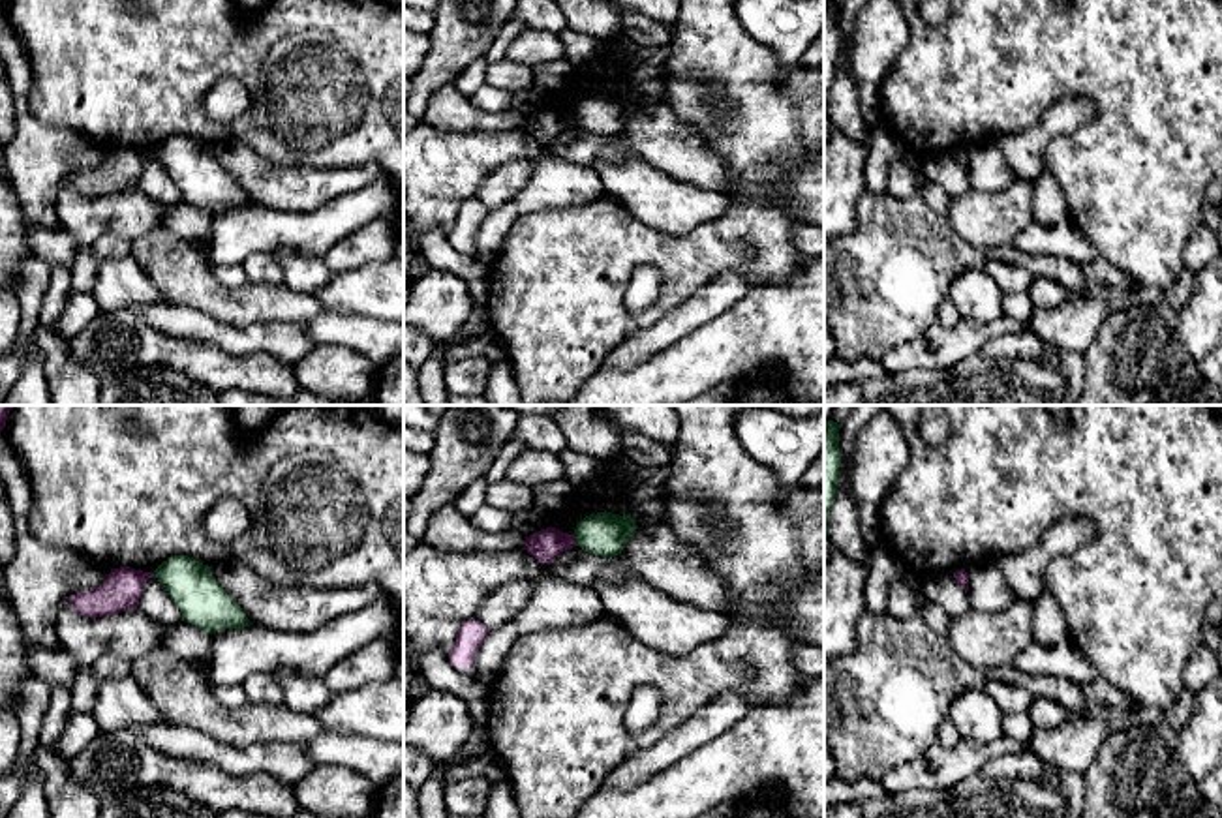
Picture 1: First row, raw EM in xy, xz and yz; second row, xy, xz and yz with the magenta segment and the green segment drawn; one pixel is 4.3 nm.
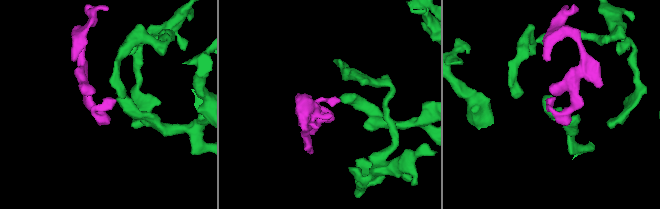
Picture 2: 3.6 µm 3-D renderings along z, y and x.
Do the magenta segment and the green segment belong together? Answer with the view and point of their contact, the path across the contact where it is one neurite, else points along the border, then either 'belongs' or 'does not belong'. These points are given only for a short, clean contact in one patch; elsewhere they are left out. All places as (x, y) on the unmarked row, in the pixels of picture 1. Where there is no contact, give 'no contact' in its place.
xz (575, 121) | along xz (571, 115), (577, 124) | does not belong

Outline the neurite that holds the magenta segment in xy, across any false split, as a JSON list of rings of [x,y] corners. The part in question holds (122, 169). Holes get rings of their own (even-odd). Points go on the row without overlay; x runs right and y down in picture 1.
[[[130,146],[111,148],[109,158],[90,171],[69,176],[71,188],[84,197],[111,197],[124,189],[137,189],[139,178],[152,152]]]

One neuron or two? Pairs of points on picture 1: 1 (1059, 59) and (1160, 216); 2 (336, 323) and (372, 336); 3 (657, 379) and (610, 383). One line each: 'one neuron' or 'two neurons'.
1: one neuron
2: one neuron
3: one neuron

